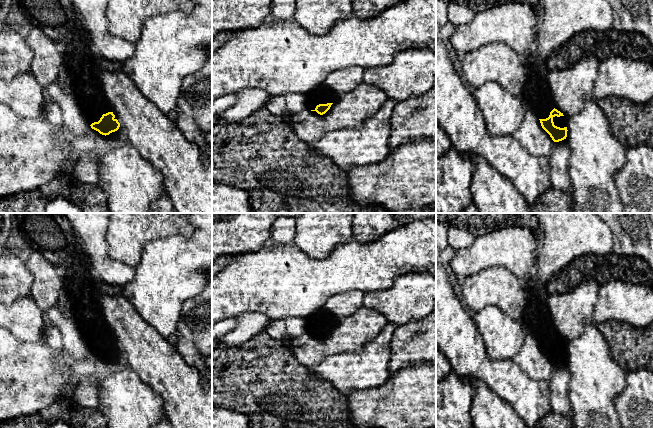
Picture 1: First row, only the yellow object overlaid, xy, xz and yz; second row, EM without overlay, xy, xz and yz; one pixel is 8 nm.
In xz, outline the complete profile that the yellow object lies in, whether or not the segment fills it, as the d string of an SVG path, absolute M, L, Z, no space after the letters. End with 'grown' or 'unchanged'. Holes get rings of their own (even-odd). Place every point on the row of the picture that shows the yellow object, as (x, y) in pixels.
M322 84L305 94L305 96L307 109L316 111L320 115L325 114L339 97L336 92Z | grown

